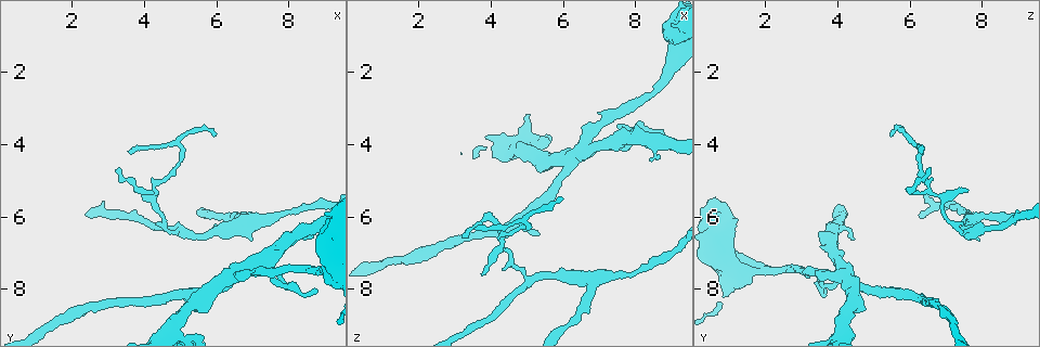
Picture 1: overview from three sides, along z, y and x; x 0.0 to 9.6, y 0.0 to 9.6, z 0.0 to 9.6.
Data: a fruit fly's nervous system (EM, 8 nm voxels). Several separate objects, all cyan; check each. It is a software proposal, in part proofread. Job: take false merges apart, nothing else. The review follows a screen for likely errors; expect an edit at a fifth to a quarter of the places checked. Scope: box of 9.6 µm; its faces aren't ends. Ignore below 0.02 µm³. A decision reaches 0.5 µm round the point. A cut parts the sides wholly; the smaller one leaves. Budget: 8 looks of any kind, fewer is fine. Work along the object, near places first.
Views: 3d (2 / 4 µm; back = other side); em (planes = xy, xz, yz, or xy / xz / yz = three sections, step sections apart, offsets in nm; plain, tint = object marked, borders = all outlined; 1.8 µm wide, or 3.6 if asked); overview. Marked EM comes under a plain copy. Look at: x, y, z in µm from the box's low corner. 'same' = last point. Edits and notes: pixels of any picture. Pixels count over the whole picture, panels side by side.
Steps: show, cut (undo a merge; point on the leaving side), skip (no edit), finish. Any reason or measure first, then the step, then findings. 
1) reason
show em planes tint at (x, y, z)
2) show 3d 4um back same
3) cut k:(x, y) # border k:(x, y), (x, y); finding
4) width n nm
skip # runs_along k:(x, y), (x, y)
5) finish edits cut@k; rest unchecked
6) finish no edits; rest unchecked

three arms meet
show 3d 4um at (6.60, 7.60, 3.80)

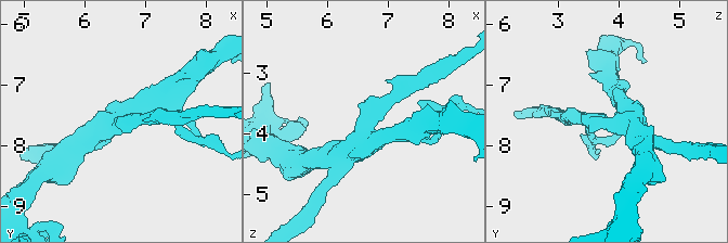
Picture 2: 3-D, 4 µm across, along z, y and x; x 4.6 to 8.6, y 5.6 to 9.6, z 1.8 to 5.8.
shape alone is not enough
show em yz step 16 tint at (6.65, 7.60, 3.90)

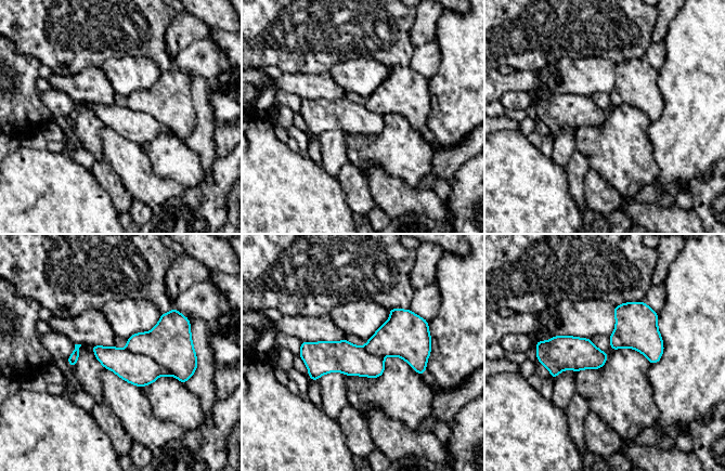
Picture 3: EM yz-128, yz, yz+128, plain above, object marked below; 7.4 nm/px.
cut 3:(169, 343) # two cells meet here

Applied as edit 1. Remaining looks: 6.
see it whole again
show overview

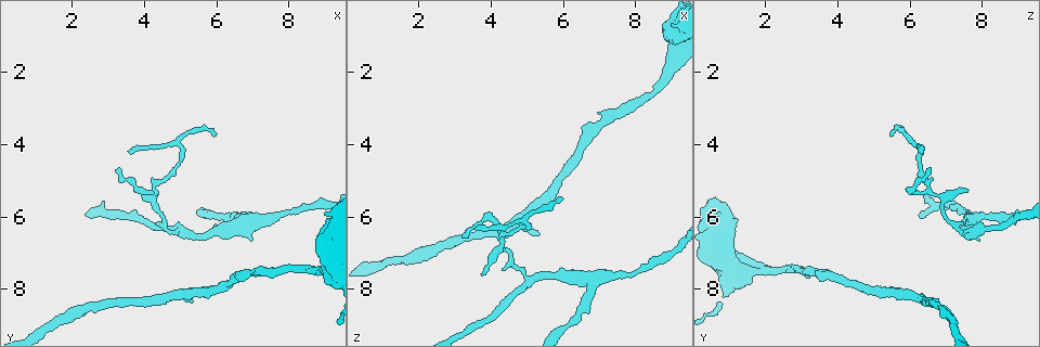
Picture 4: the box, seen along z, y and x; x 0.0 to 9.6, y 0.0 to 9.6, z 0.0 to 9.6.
side arm on a straight run
show em planes tint at (6.75, 6.20, 7.70)

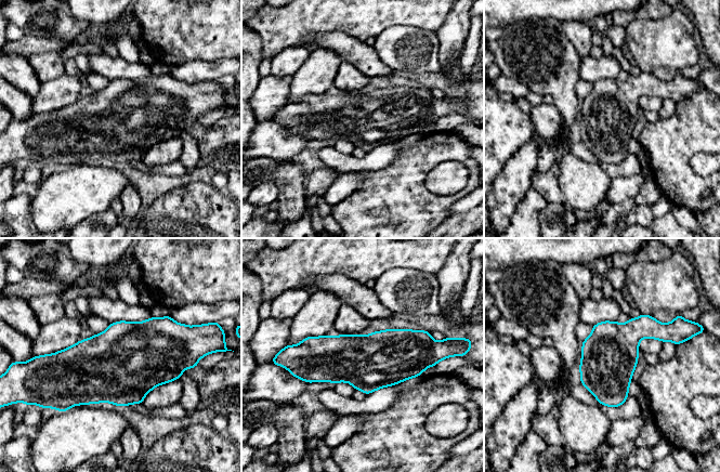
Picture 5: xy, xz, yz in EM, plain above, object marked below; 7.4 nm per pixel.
skip # all the same cell

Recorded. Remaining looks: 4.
finish edits cut@3; rest unchecked

